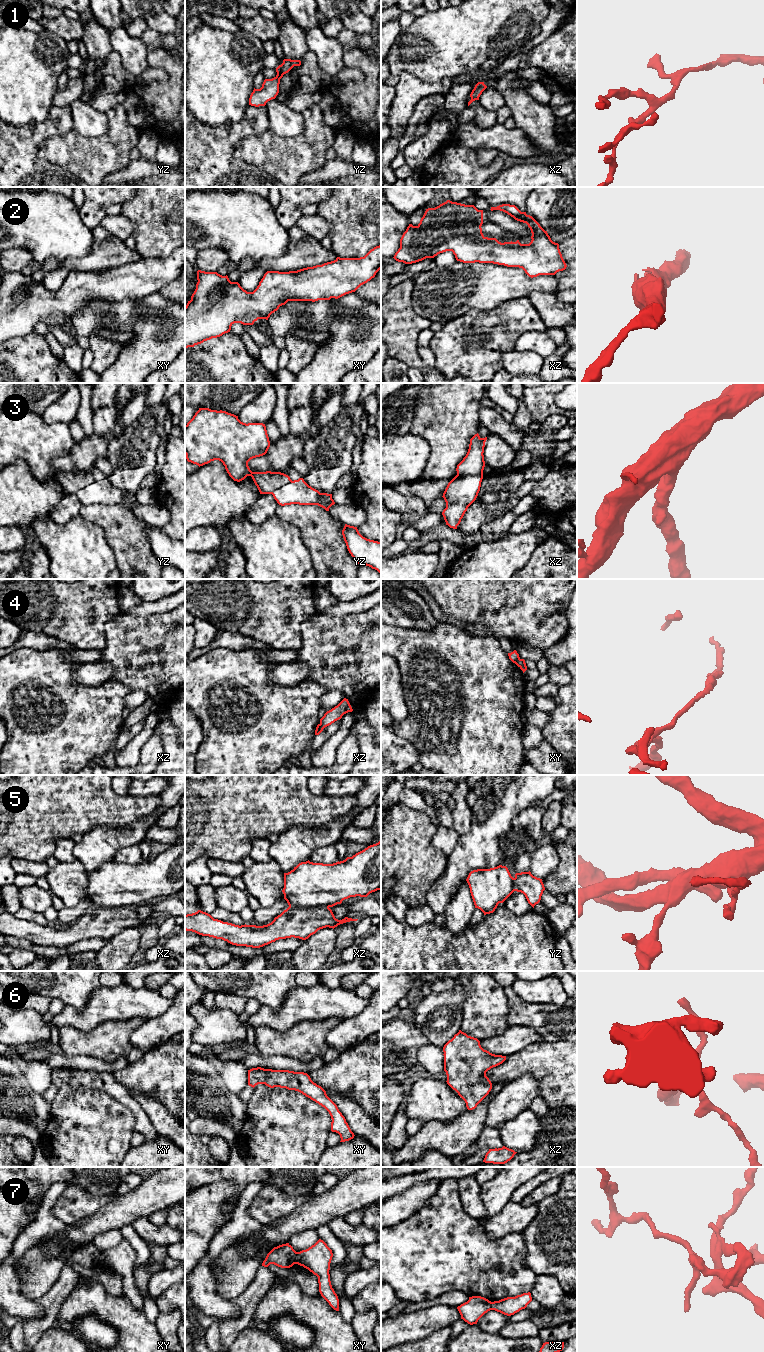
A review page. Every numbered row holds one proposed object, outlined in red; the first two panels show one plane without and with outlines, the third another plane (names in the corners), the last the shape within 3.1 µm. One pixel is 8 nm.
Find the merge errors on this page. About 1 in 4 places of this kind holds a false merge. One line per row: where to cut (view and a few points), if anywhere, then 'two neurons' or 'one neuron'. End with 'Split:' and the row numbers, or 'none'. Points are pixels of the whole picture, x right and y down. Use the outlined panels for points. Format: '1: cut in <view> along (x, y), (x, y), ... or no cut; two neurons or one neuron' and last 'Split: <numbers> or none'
1: no cut; one neuron
2: no cut; one neuron
3: no cut; one neuron
4: cut in xz along (319, 724), (323, 728); two neurons
5: cut in xz along (289, 906), (328, 907); two neurons
6: no cut; one neuron
7: cut in xy along (297, 1252), (294, 1263); two neurons
Split: 4, 5, 7

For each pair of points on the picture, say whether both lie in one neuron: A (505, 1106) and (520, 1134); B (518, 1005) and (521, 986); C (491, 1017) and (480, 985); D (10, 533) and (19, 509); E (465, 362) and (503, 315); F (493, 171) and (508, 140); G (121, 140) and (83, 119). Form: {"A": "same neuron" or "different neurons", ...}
{"A": "different neurons", "B": "different neurons", "C": "same neuron", "D": "different neurons", "E": "same neuron", "F": "different neurons", "G": "different neurons"}

